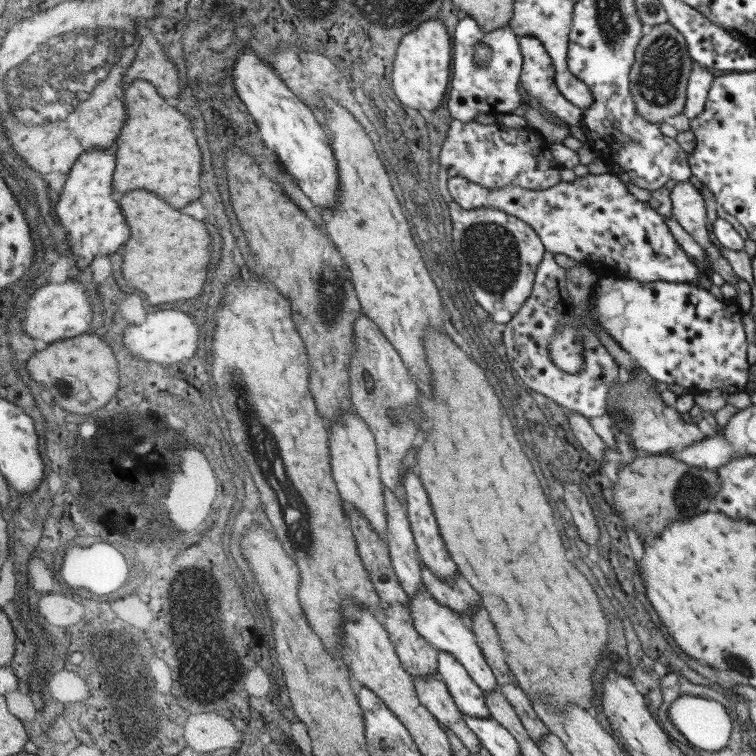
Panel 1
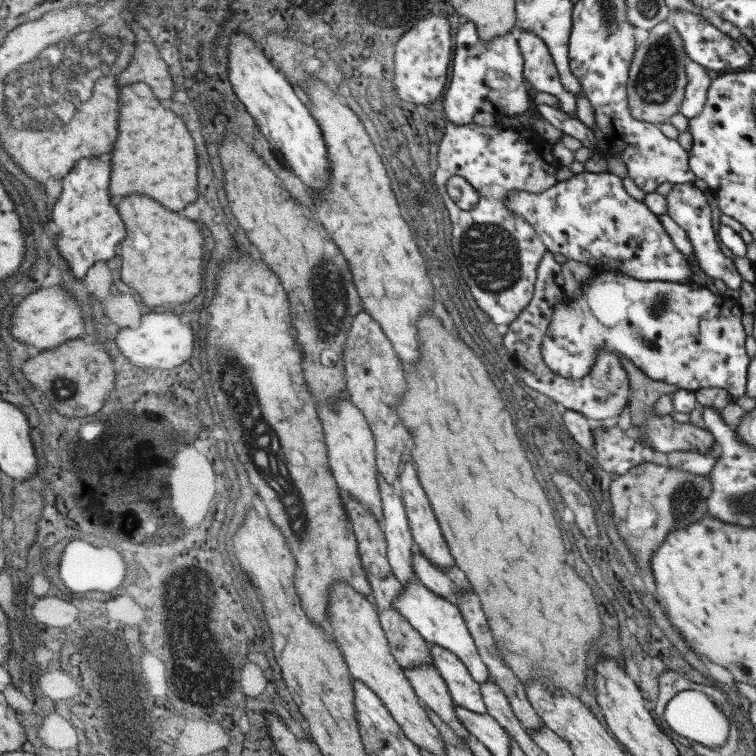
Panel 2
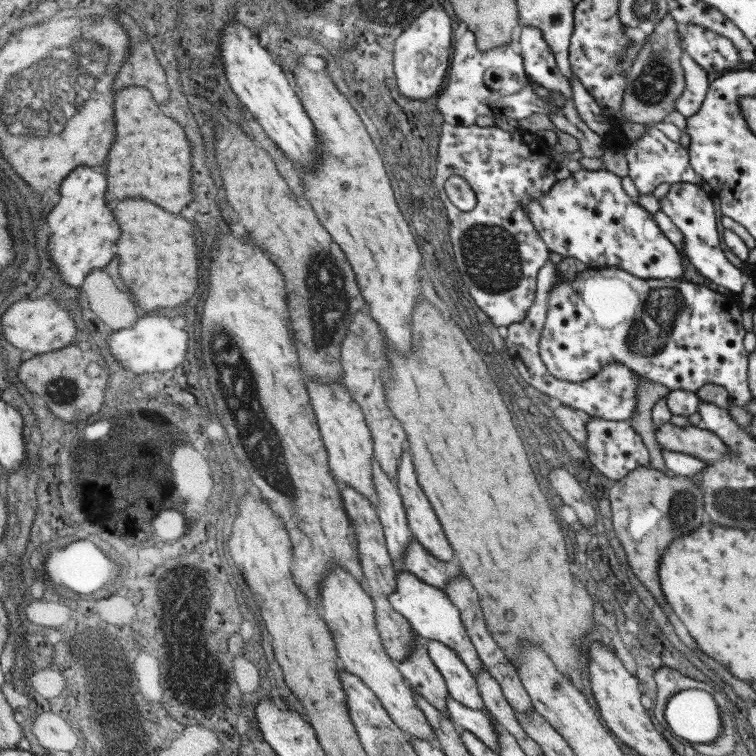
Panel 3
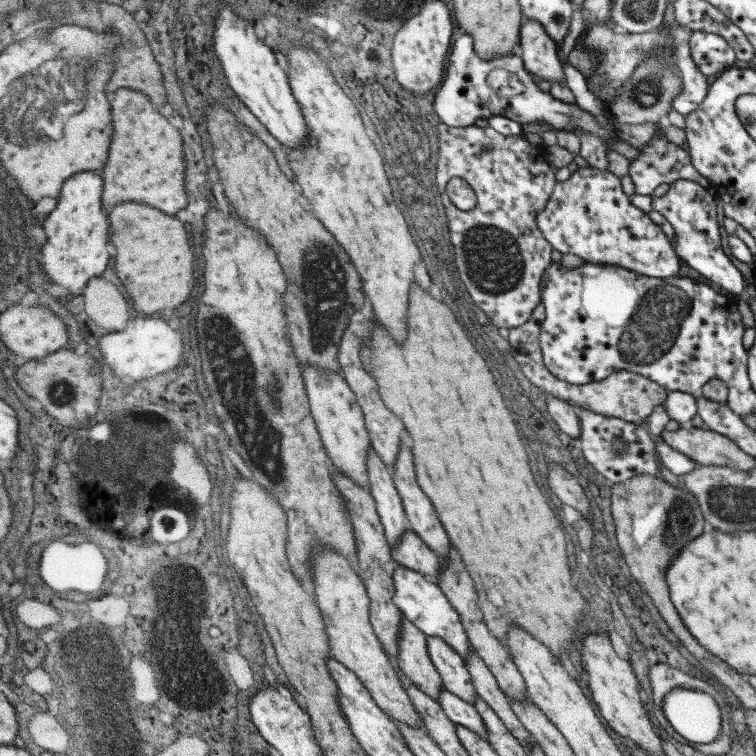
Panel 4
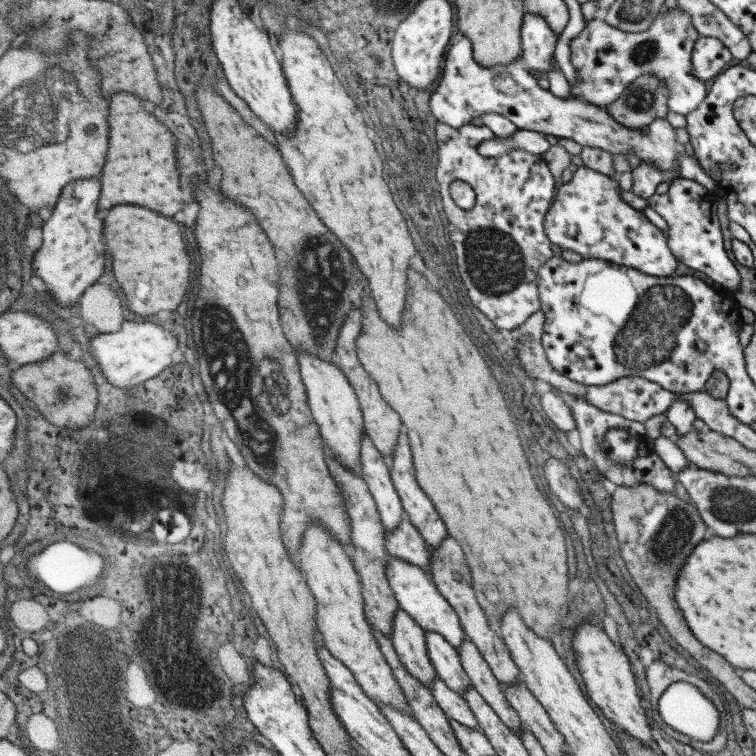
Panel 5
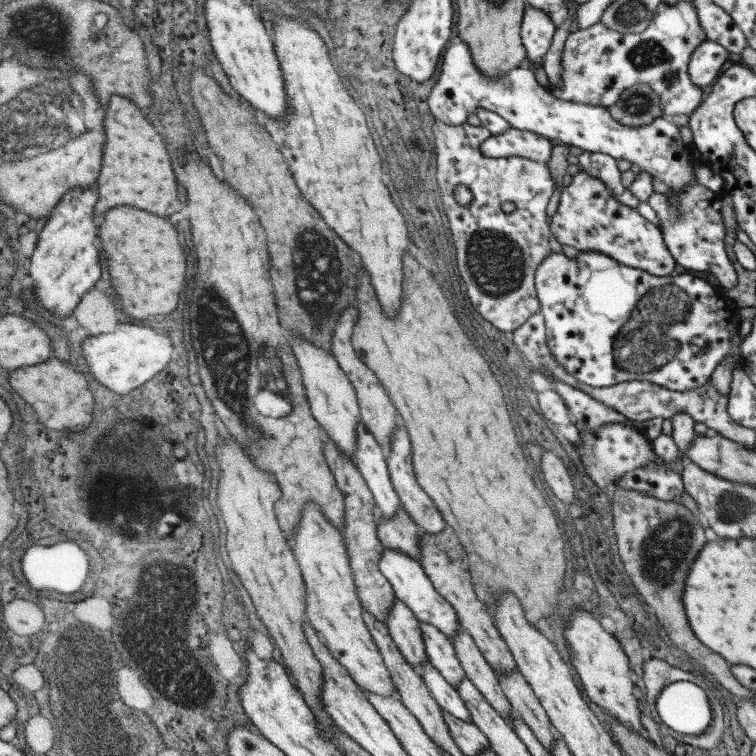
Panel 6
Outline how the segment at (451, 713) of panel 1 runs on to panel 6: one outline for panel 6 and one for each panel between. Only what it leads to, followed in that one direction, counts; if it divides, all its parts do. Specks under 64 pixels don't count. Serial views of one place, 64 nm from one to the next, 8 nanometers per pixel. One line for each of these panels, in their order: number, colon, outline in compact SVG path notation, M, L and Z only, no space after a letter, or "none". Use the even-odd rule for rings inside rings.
2: M429 664L429 666L413 666L413 668L403 668L403 670L405 670L405 676L411 682L419 702L423 704L423 708L433 710L443 722L447 722L447 726L451 730L455 730L455 736L467 738L467 730L463 728L463 724L459 722L459 718L453 712L455 710L453 698L447 690L445 680L437 672L437 668L433 664Z
3: M415 632L415 648L403 662L395 662L395 664L399 672L403 672L403 678L409 684L409 688L413 692L419 692L423 698L427 698L427 702L431 702L437 710L441 710L449 718L445 708L445 700L449 692L447 692L443 676L435 668L433 660L427 656L425 638L417 636Z
4: M401 616L401 632L397 646L399 650L395 658L403 674L411 678L411 682L419 690L427 692L437 702L443 682L427 654L427 636L421 630L417 630L405 616Z
5: M397 608L393 616L391 638L399 660L409 670L409 674L417 678L427 690L431 690L431 682L437 678L437 672L427 656L425 630L403 608Z
6: M393 600L391 614L387 618L387 626L393 634L393 642L397 644L399 652L417 672L417 668L425 662L427 654L423 648L419 620L415 618L413 610L409 610L401 600Z

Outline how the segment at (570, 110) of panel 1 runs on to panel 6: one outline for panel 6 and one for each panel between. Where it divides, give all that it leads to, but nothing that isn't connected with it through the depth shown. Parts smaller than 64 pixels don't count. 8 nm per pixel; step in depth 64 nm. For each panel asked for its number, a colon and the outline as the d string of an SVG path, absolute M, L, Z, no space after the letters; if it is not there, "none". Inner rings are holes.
2: M521 32L519 40L519 52L523 56L523 78L525 84L529 84L529 90L543 92L557 98L557 104L561 112L575 116L575 98L561 86L557 66L553 64L553 58L545 46L545 42L531 32Z
3: M533 26L523 28L519 32L519 48L523 70L533 80L533 84L539 84L547 92L559 92L563 100L571 100L571 84L557 68L553 50L545 42L541 30L535 30Z
4: M525 20L519 30L519 48L521 48L521 60L529 74L535 74L549 84L559 82L565 84L563 68L557 58L557 46L551 36L541 28L535 20Z
5: M525 14L521 22L521 60L527 68L539 72L551 72L553 48L557 44L557 34L537 14Z
6: M525 6L523 22L521 22L521 42L527 52L527 62L543 60L545 52L551 46L555 30L557 28L551 24L551 20L545 14L541 14L535 8Z

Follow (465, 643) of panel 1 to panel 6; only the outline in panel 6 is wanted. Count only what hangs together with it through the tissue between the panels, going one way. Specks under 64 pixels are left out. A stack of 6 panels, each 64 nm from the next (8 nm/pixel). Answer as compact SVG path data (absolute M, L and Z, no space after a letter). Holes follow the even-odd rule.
M387 548L383 558L381 558L381 572L383 576L387 576L391 588L393 588L393 594L395 594L395 600L401 600L409 610L413 610L415 618L419 622L427 622L427 624L433 624L437 626L441 632L445 632L445 636L451 640L455 634L457 634L457 614L455 610L451 608L451 604L431 586L431 582L427 580L427 576L423 574L421 570L421 564L413 558L409 558L407 554L399 552L399 550L391 550Z

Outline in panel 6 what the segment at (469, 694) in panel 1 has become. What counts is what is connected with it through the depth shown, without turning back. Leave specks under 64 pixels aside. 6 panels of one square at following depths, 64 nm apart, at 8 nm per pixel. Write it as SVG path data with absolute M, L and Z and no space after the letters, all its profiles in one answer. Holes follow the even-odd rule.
M419 622L419 628L421 628L421 638L423 638L423 648L425 648L427 660L453 688L457 688L457 684L463 680L465 672L455 656L455 648L453 648L451 640L445 636L445 632L441 632L433 624Z

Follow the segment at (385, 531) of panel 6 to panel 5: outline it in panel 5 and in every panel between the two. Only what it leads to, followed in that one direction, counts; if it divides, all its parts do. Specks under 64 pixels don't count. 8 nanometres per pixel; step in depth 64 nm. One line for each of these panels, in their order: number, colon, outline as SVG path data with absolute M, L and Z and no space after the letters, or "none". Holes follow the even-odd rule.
5: M409 520L399 522L399 526L387 532L387 550L389 556L395 556L407 564L415 564L419 570L429 574L431 550L427 548L419 530Z

